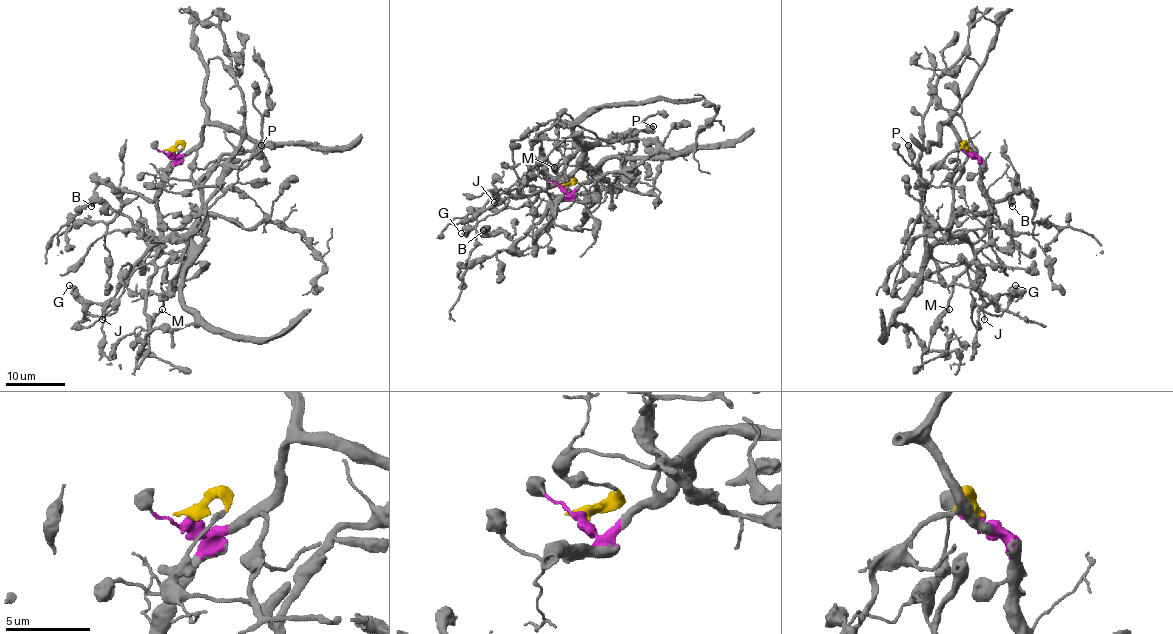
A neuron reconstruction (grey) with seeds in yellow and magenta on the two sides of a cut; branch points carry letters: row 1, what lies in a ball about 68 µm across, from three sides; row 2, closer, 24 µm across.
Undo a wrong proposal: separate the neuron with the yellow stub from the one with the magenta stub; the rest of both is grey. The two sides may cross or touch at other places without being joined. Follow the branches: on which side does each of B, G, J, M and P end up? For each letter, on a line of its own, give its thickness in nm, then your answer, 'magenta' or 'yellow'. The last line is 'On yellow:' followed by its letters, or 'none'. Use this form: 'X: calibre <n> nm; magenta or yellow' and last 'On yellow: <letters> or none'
B: calibre 550 nm; magenta
G: calibre 380 nm; magenta
J: calibre 150 nm; yellow
M: calibre 170 nm; magenta
P: calibre 600 nm; magenta
On yellow: J

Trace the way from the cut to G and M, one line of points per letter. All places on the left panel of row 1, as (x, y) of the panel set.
G: (171, 150), (174, 162), (158, 199), (161, 249), (149, 263), (132, 273), (115, 311), (94, 316), (69, 285)
M: (171, 150), (174, 162), (158, 199), (161, 251), (147, 285), (144, 311), (153, 316), (162, 309)

